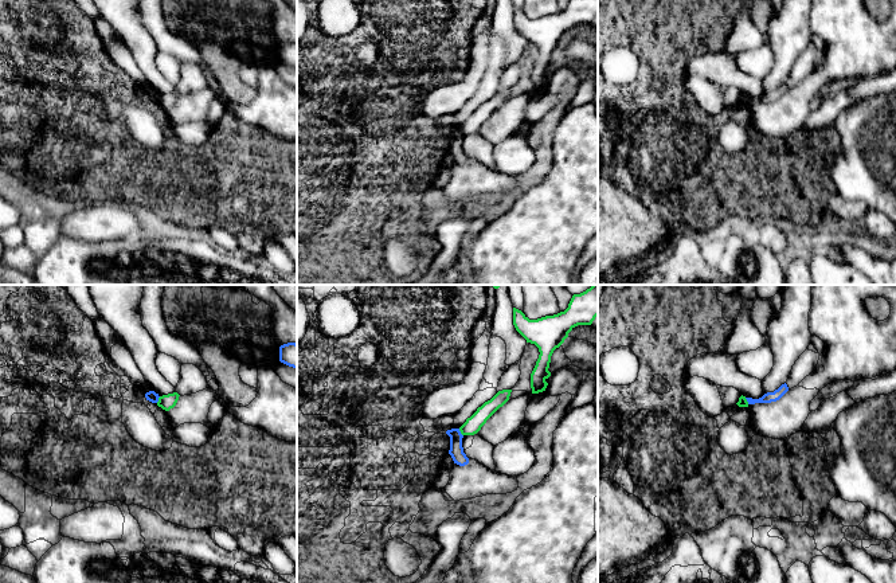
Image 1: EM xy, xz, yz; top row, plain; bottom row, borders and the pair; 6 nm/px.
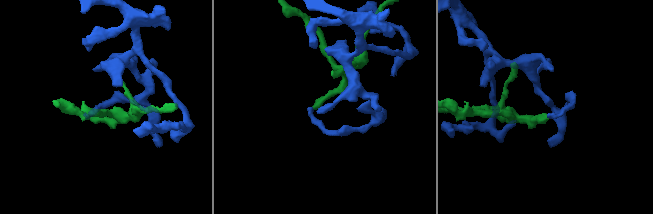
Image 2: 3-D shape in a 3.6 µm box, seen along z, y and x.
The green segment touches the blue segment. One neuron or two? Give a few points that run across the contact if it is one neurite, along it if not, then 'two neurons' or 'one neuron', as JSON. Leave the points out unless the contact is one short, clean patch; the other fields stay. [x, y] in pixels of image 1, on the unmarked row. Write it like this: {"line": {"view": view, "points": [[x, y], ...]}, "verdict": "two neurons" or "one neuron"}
{"line": {"view": "xz", "points": [[458, 128], [462, 135]]}, "verdict": "two neurons"}

